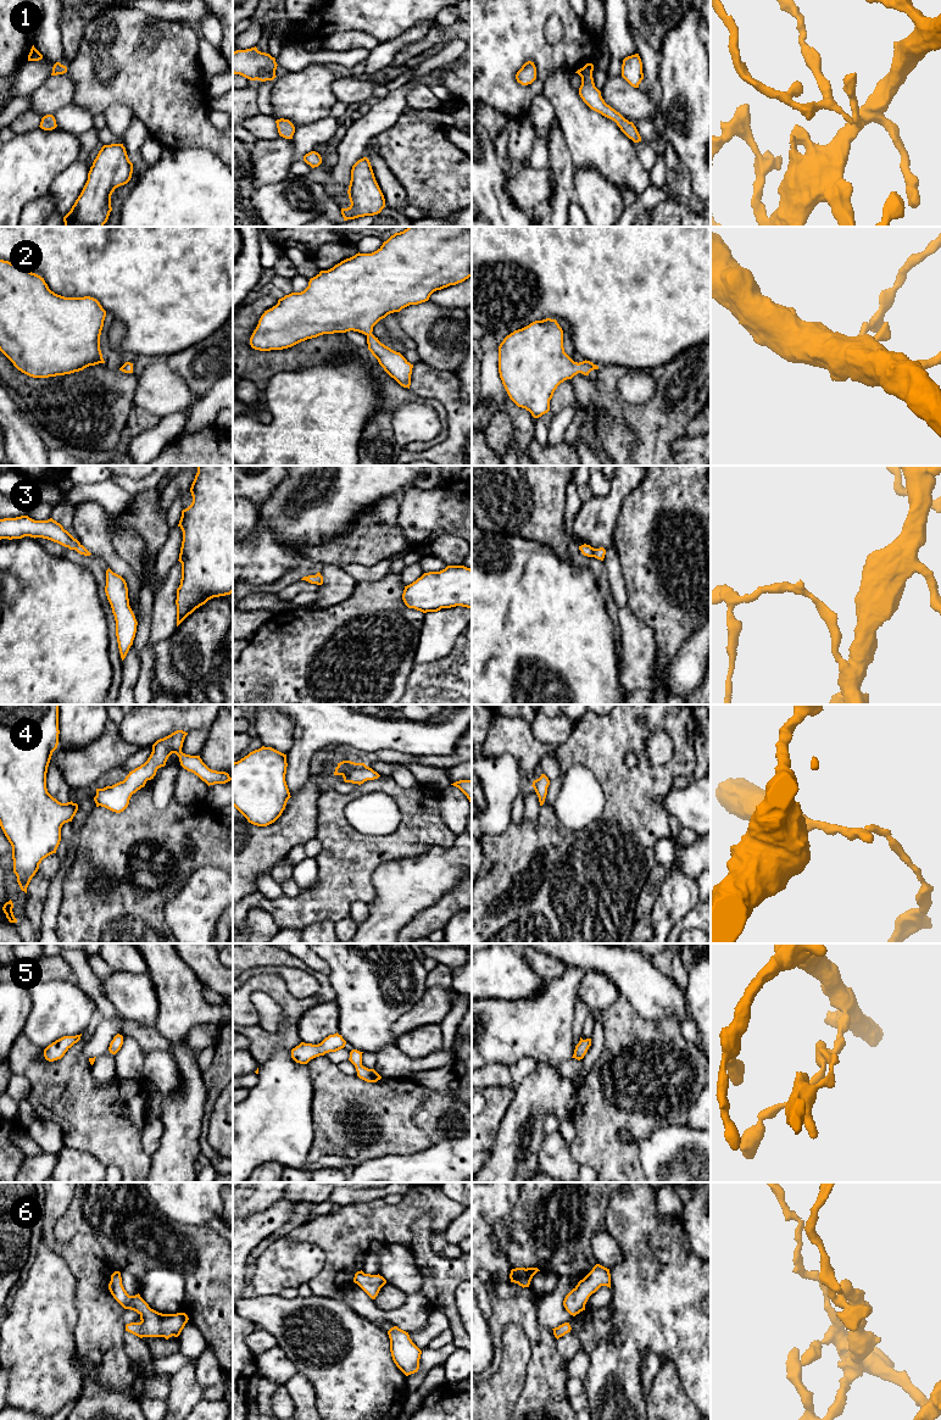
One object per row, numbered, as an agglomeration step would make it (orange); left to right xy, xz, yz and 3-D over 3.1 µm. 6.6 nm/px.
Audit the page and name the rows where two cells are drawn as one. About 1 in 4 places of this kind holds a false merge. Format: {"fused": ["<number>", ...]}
{"fused": []}

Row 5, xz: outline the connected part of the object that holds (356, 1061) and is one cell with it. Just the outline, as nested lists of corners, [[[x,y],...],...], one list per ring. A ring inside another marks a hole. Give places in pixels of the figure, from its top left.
[[[357,1049],[350,1052],[349,1060],[355,1065],[357,1076],[367,1082],[377,1082],[382,1076],[374,1070],[362,1065],[362,1053]]]

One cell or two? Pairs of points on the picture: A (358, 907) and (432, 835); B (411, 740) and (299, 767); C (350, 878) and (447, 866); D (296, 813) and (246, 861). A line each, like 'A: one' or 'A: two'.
A: two
B: one
C: two
D: one

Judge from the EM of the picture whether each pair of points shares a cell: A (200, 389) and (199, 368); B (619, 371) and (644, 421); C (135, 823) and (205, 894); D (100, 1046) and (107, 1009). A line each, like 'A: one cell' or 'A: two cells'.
A: one cell
B: one cell
C: two cells
D: two cells

